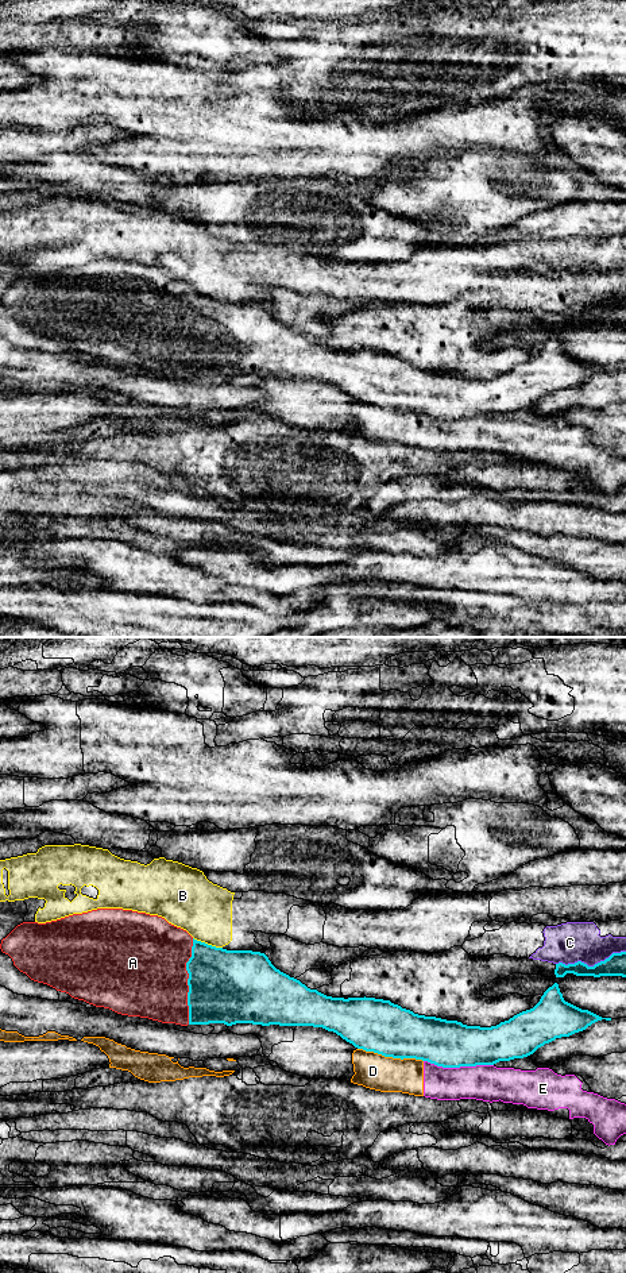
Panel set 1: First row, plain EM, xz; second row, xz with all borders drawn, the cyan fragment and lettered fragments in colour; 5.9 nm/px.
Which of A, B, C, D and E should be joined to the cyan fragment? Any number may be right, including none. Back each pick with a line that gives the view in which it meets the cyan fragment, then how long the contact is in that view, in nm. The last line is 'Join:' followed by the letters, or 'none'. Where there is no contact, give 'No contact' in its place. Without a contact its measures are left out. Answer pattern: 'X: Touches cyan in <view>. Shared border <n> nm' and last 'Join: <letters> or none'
A: Touches cyan in xz. Shared border 500 nm
Join: A

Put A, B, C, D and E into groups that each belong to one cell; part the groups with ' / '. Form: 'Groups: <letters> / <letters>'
Groups: A / B C / D E

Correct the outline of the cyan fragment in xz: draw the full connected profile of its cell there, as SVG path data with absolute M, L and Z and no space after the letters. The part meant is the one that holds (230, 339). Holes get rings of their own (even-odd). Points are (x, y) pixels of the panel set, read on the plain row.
M97 261L46 275L23 274L1 292L0 301L31 332L121 367L181 378L252 375L322 379L358 401L385 409L422 412L443 420L494 417L499 413L523 410L556 390L583 383L602 371L611 373L565 354L557 335L544 344L533 360L491 379L467 378L457 373L418 367L383 351L332 350L281 324L264 305L216 300L194 292L186 282L169 275L162 269L123 261Z

